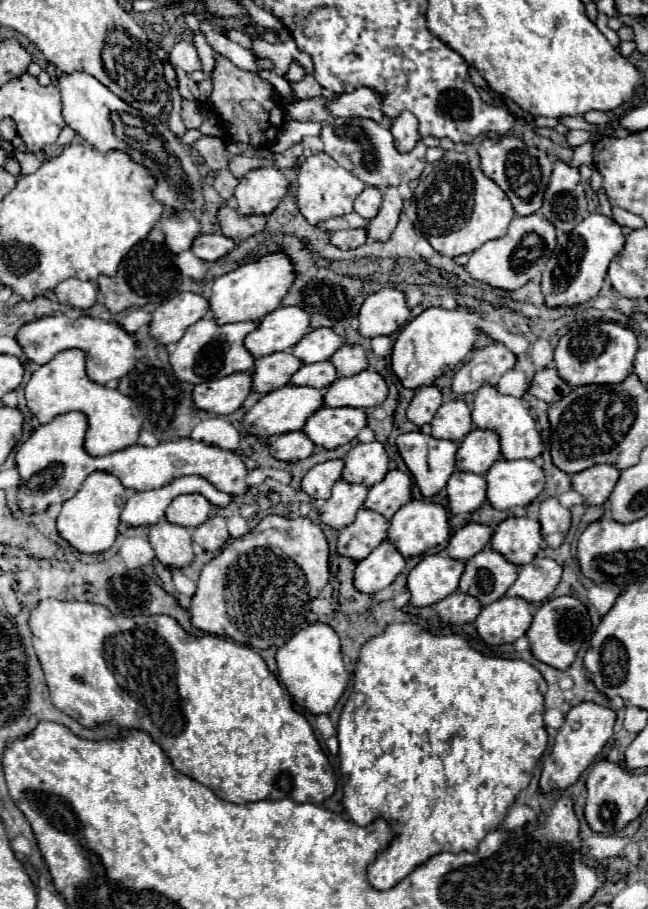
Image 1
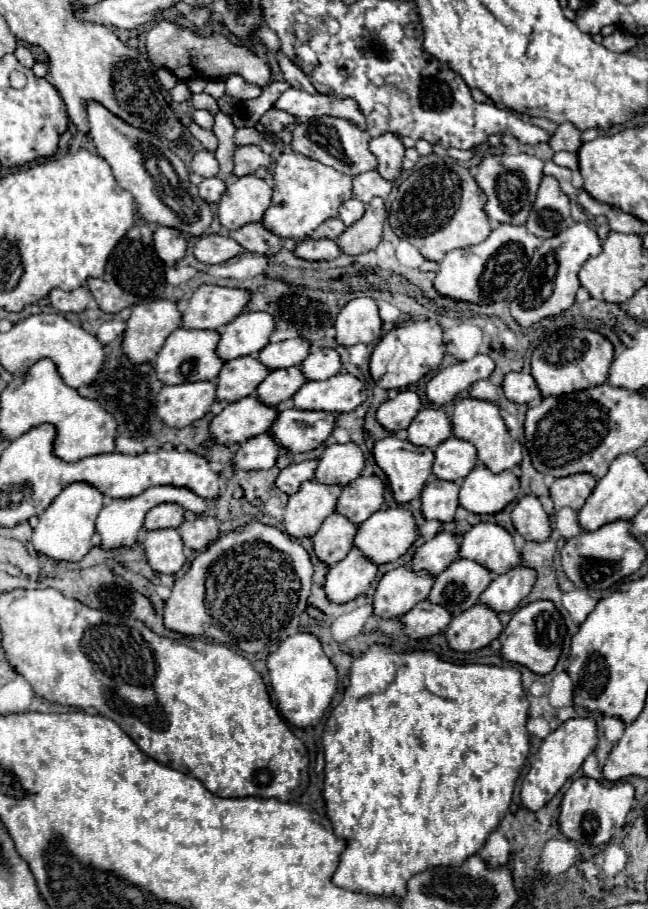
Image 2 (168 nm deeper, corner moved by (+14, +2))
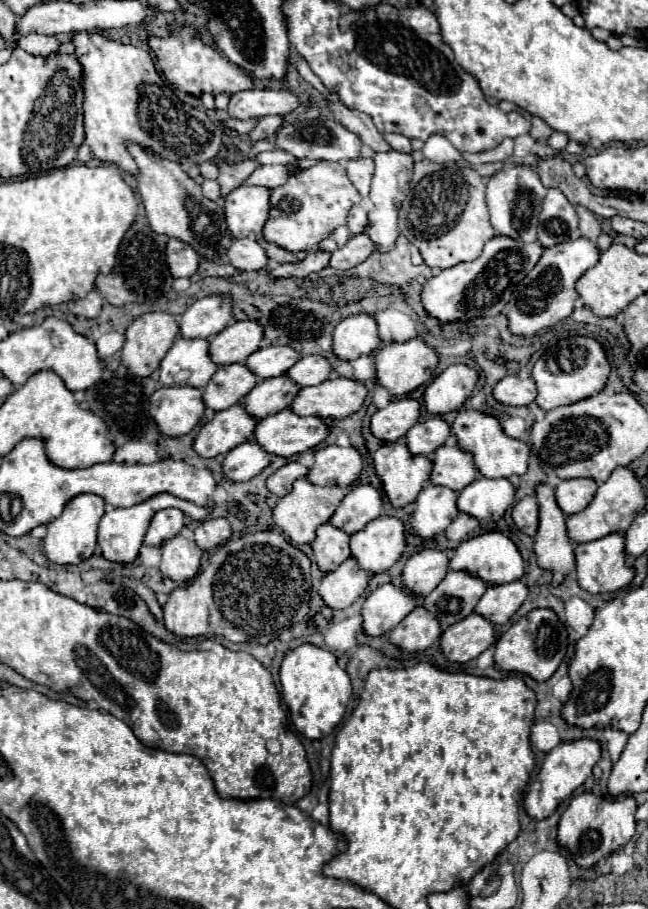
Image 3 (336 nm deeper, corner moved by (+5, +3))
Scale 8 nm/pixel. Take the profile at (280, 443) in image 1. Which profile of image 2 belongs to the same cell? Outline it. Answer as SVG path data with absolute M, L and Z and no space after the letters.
M260 434L240 444L234 456L234 466L242 470L268 470L276 464L280 446L272 434Z

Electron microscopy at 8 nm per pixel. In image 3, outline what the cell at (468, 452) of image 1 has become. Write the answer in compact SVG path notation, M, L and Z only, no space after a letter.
M457 445L455 447L439 447L435 451L431 463L433 463L433 469L431 469L429 481L433 485L461 491L477 477L473 457L469 453L465 453L463 449L459 449Z

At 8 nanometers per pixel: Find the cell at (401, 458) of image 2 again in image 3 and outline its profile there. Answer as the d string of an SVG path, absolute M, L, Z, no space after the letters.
M405 441L385 443L373 453L373 467L383 483L383 491L393 507L413 503L429 479L431 461L411 455Z

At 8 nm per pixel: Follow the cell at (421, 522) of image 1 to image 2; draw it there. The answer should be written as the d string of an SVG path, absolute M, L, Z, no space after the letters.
M398 506L398 508L378 510L366 522L362 522L360 528L358 528L358 534L356 534L354 544L374 564L386 564L386 562L396 562L402 554L406 554L406 550L418 540L418 536L420 534L418 534L418 526L416 526L414 514L410 510Z

